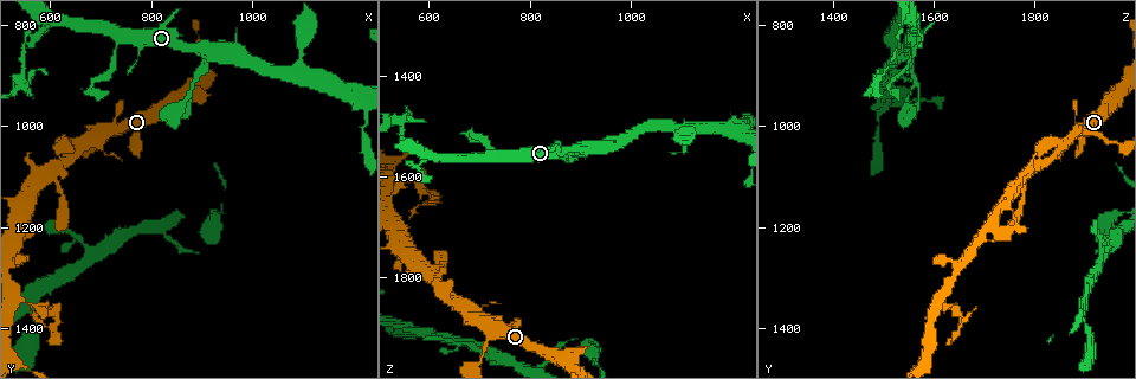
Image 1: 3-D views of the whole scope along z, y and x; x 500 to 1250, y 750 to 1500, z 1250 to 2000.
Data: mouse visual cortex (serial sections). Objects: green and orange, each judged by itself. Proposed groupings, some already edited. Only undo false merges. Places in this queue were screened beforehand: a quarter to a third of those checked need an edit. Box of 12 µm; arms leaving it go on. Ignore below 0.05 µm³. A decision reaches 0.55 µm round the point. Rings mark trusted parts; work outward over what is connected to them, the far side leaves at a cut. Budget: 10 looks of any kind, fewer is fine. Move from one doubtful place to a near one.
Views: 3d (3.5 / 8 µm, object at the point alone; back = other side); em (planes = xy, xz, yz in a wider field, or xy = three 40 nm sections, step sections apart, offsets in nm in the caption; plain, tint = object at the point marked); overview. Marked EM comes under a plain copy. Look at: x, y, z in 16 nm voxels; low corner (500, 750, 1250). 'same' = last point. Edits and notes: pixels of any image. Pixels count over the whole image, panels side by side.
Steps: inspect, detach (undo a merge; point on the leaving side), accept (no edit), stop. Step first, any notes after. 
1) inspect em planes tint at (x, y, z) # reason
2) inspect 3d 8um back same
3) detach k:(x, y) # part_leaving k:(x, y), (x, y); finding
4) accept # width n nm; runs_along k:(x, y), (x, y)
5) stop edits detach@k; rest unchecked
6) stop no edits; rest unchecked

inspect 3d 3.5um at (750, 820, 1560) # thin neck

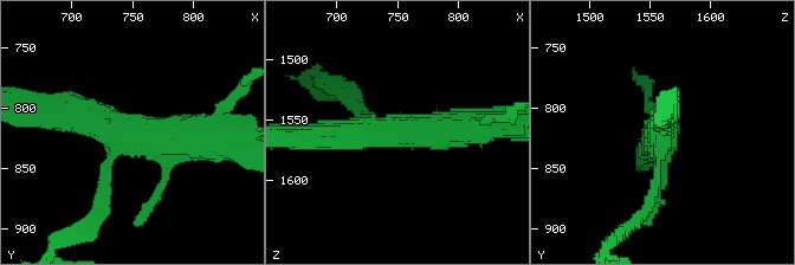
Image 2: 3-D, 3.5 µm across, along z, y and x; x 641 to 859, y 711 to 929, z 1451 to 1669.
inspect em planes tint at (748, 816, 1560) # shape alone is not enough

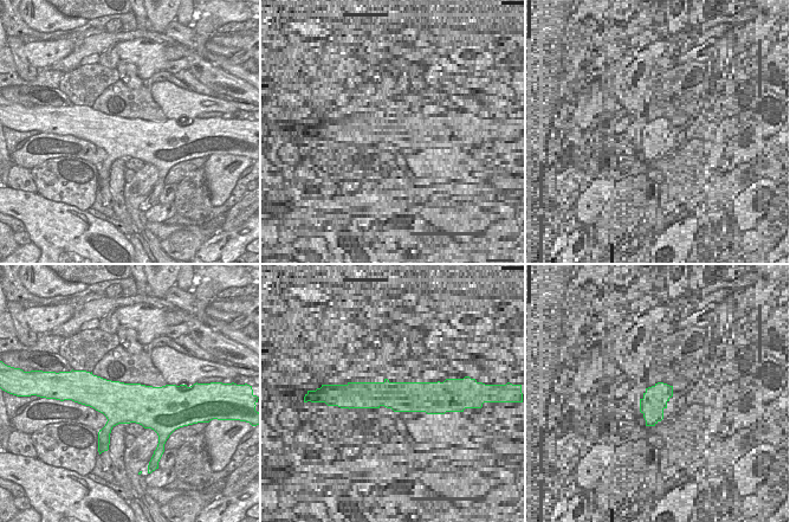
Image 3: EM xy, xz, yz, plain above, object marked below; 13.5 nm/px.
inspect em xy step 3 tint same # cut it another way

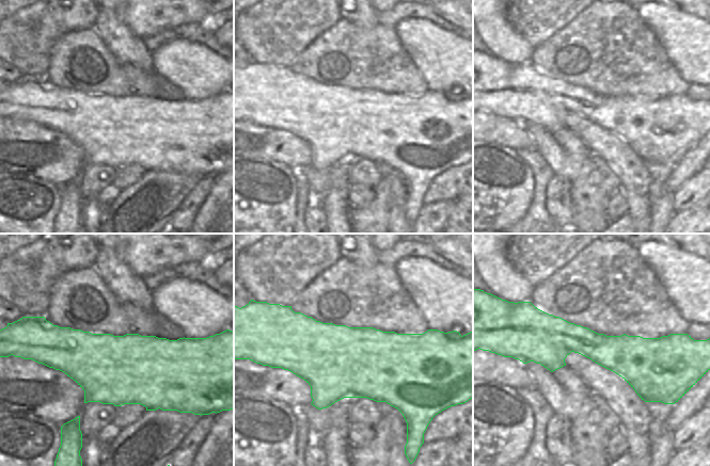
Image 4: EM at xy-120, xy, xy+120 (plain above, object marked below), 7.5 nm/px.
accept # arm_widths 150, 350, 450 nm; runs_along 2:(217, 140), (154, 136), (52, 115); all the same cell

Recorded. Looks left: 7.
inspect 3d 3.5um at (915, 845, 1550) # abrupt turn

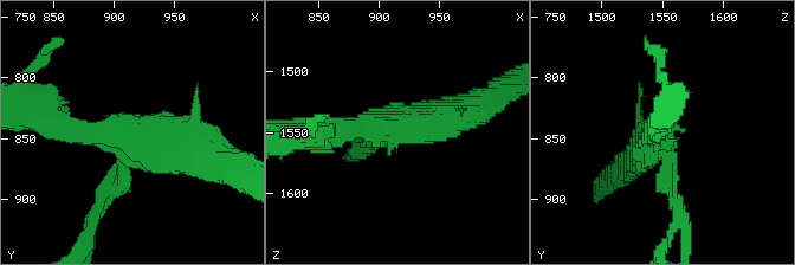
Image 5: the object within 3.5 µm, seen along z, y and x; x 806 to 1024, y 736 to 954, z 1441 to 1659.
inspect em xy step 5 tint at (910, 846, 1542)

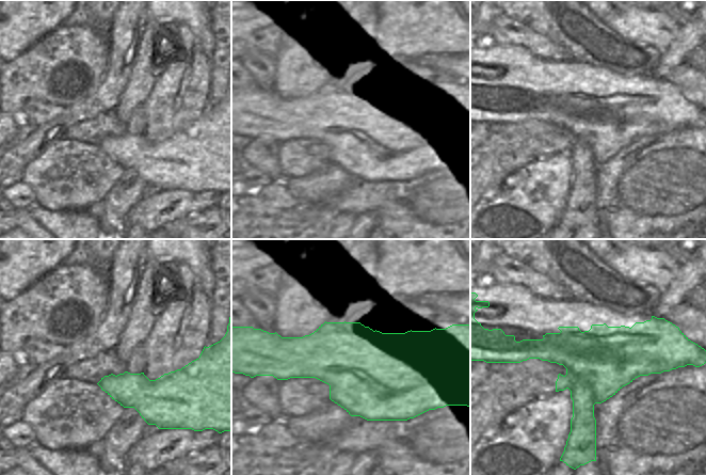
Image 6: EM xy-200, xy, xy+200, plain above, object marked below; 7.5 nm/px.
inspect em xy step 2 tint same

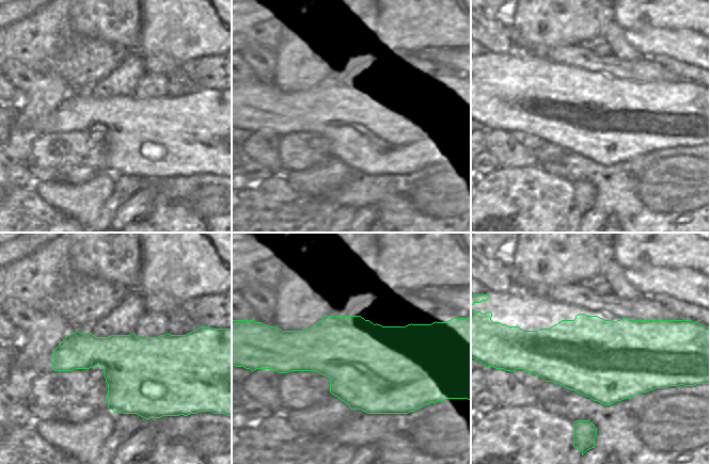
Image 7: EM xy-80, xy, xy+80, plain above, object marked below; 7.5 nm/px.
accept # arm_widths 200, 300, 400 nm; runs_along 5:(49, 114), (201, 149); one cell here

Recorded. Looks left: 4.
inspect 3d 8um at (555, 805, 1535) # narrows sharply

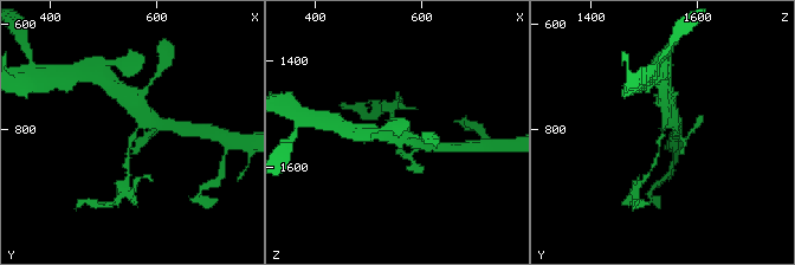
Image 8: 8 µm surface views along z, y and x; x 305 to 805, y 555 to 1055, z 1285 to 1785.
inspect em xy step 2 tint at (560, 810, 1530) # arm_widths 150, 300 nm

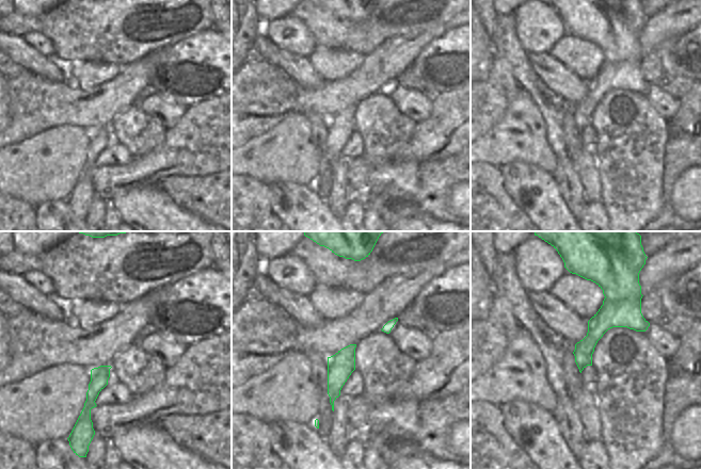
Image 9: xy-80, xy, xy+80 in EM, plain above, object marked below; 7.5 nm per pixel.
detach 8:(127, 160) # part_leaving 8:(135, 133), (128, 153), (128, 179); two cells meet here

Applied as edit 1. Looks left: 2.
inspect 3d 8um at (1090, 895, 1510) # side arm on a straight run

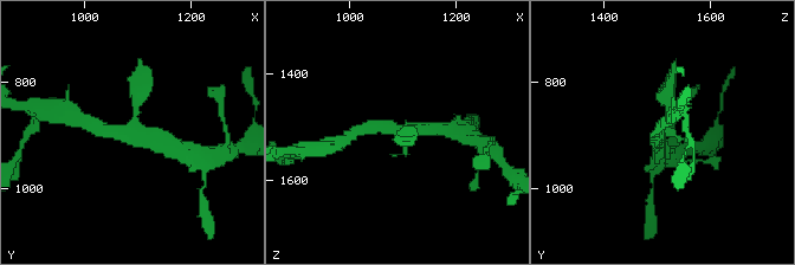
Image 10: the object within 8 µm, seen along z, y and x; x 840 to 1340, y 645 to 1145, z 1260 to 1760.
inspect 3d 3.5um at (1100, 900, 1510) # zoom in

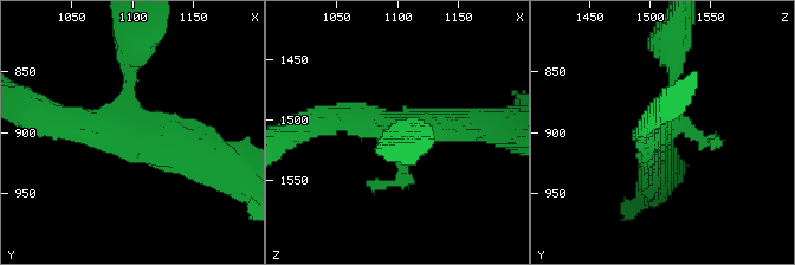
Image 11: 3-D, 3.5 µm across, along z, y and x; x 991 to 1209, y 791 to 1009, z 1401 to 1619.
accept # runs_along 11:(50, 120), (144, 130), (199, 155); continuous, no second cell

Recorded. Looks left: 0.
stop edits detach@8; rest unchecked

